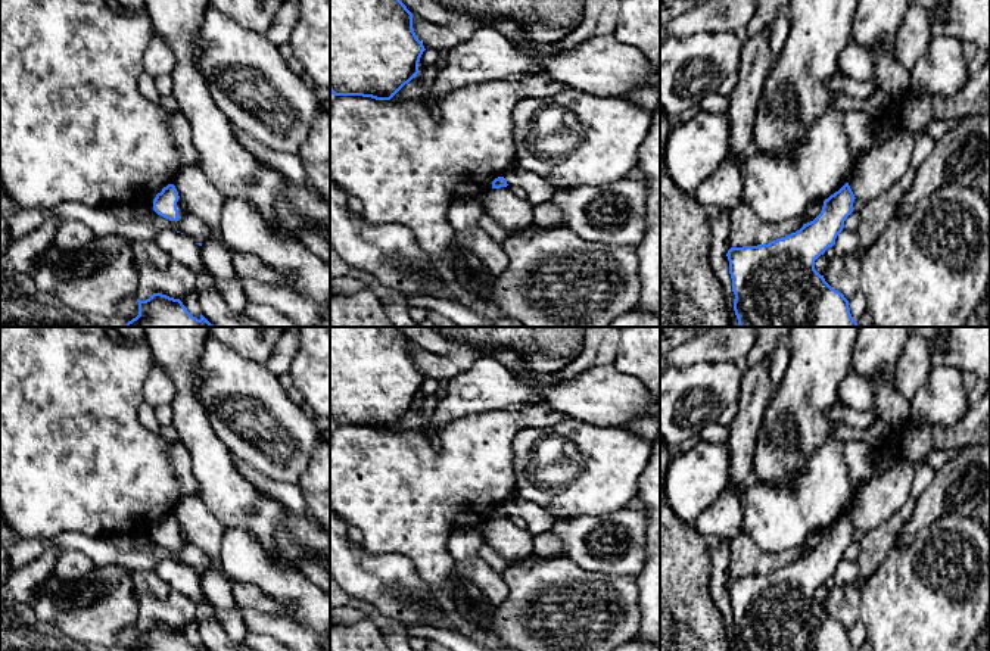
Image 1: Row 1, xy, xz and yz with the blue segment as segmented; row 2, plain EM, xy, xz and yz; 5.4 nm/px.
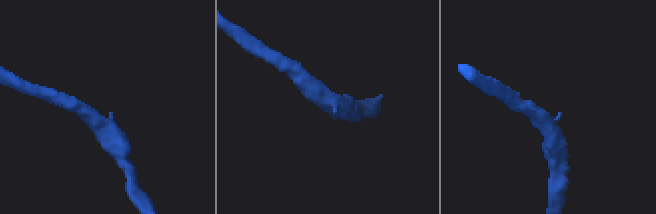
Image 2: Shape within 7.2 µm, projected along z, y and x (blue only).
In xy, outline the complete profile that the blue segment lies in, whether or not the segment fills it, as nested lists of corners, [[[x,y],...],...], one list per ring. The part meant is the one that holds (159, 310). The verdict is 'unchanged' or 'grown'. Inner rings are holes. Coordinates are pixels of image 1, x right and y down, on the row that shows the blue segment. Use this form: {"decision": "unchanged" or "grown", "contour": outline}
{"decision": "unchanged", "contour": [[[153,293],[138,302],[138,315],[127,323],[127,327],[217,327],[202,314],[193,317],[180,299],[162,293]]]}

